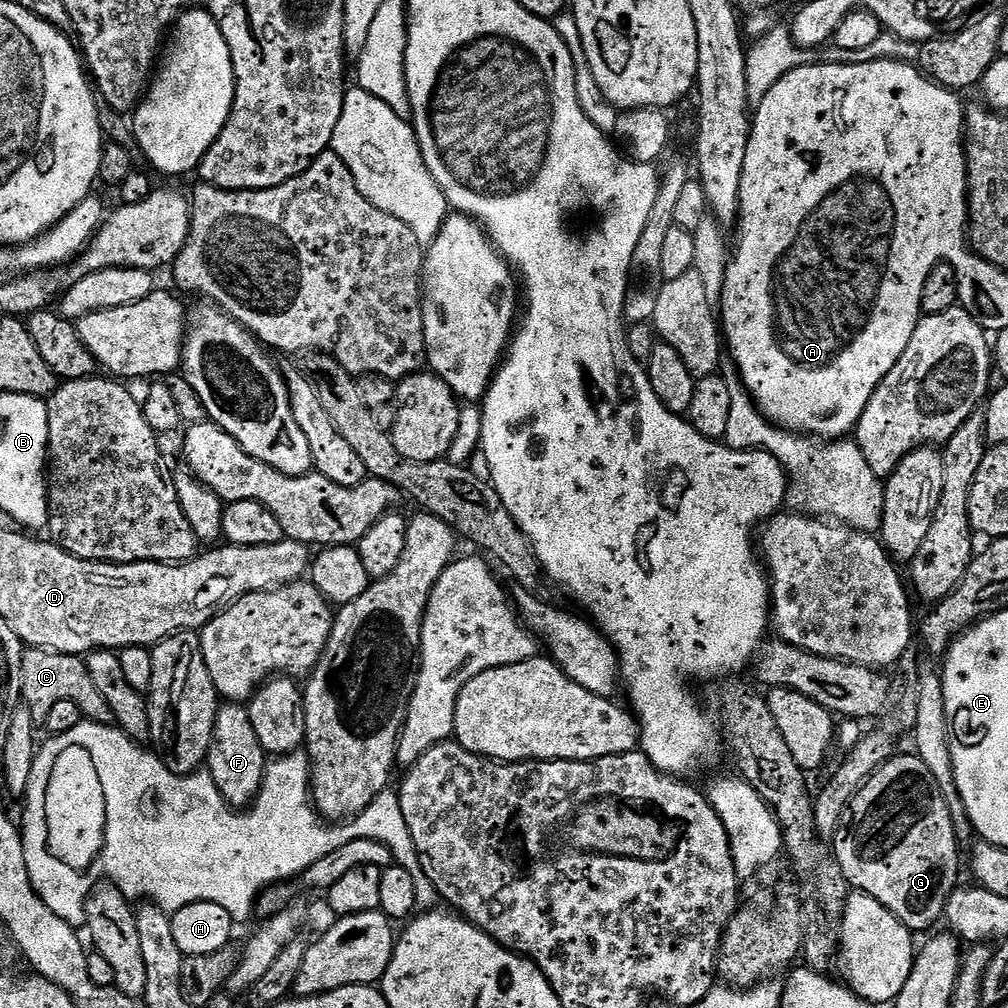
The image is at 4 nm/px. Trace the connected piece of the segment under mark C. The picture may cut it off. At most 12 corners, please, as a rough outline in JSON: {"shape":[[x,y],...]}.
{"shape":[[28,648],[21,697],[43,722],[54,702],[112,724],[79,656]]}

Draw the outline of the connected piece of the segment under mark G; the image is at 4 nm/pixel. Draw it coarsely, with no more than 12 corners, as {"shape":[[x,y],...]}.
{"shape":[[915,754],[842,814],[849,889],[909,932],[943,917],[961,845]]}

